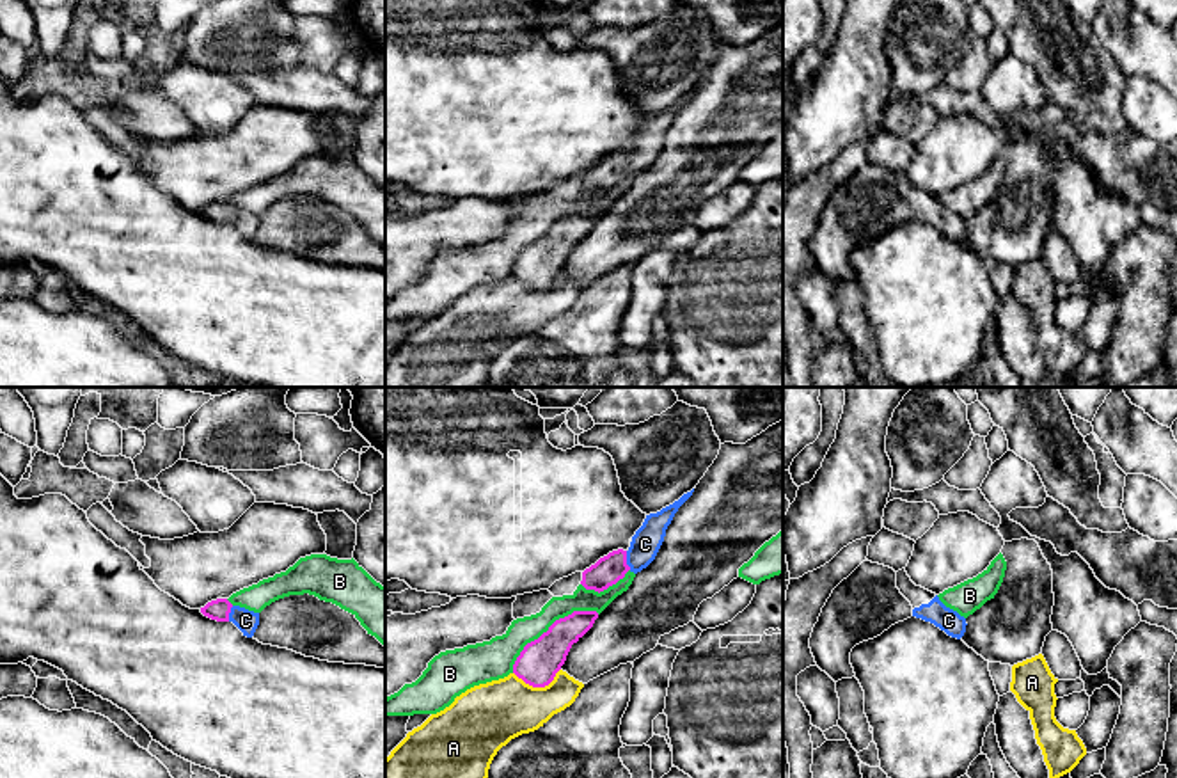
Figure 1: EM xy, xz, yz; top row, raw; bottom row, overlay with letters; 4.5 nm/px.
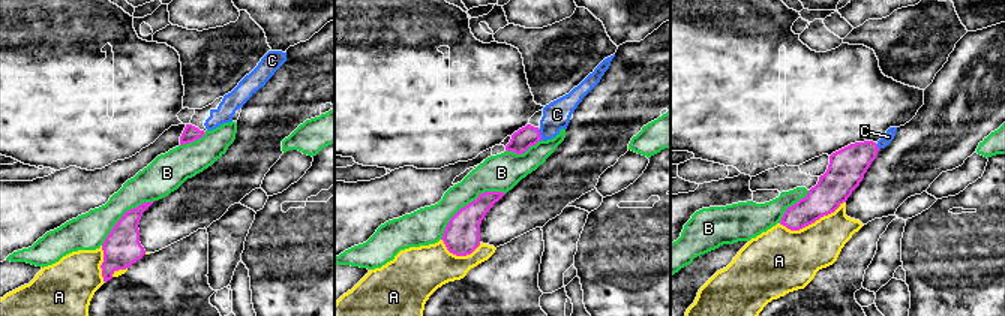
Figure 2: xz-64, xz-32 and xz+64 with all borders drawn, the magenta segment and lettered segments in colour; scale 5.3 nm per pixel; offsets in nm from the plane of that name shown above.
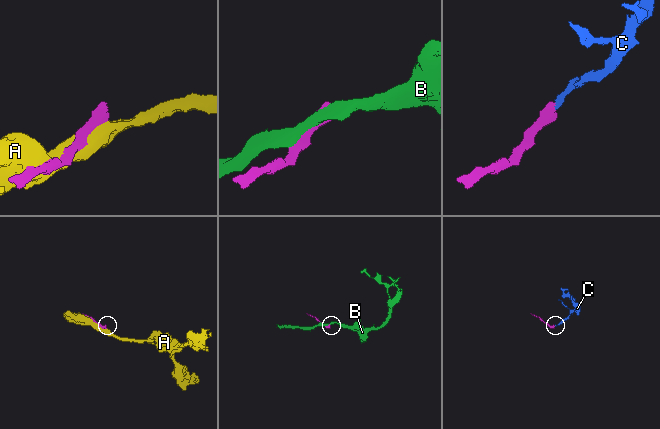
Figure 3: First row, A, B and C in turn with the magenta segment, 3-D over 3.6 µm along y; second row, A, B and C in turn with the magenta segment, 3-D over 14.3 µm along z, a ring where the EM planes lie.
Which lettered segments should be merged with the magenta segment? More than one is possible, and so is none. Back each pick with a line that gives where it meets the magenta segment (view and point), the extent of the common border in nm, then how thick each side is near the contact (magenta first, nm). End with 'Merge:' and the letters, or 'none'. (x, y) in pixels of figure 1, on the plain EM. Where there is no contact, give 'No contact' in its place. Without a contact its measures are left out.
C: Touches magenta at xz (625, 162). Shared border 90 nm. Thickness 140 nm (magenta) against 130 nm
Merge: C

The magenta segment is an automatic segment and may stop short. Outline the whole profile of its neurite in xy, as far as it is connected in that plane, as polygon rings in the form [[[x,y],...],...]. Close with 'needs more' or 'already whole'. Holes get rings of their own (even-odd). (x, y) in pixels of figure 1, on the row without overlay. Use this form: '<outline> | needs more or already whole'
[[[227,201],[208,204],[201,215],[217,224],[233,224],[247,240],[252,240],[259,227],[259,215],[233,208]]] | needs more

